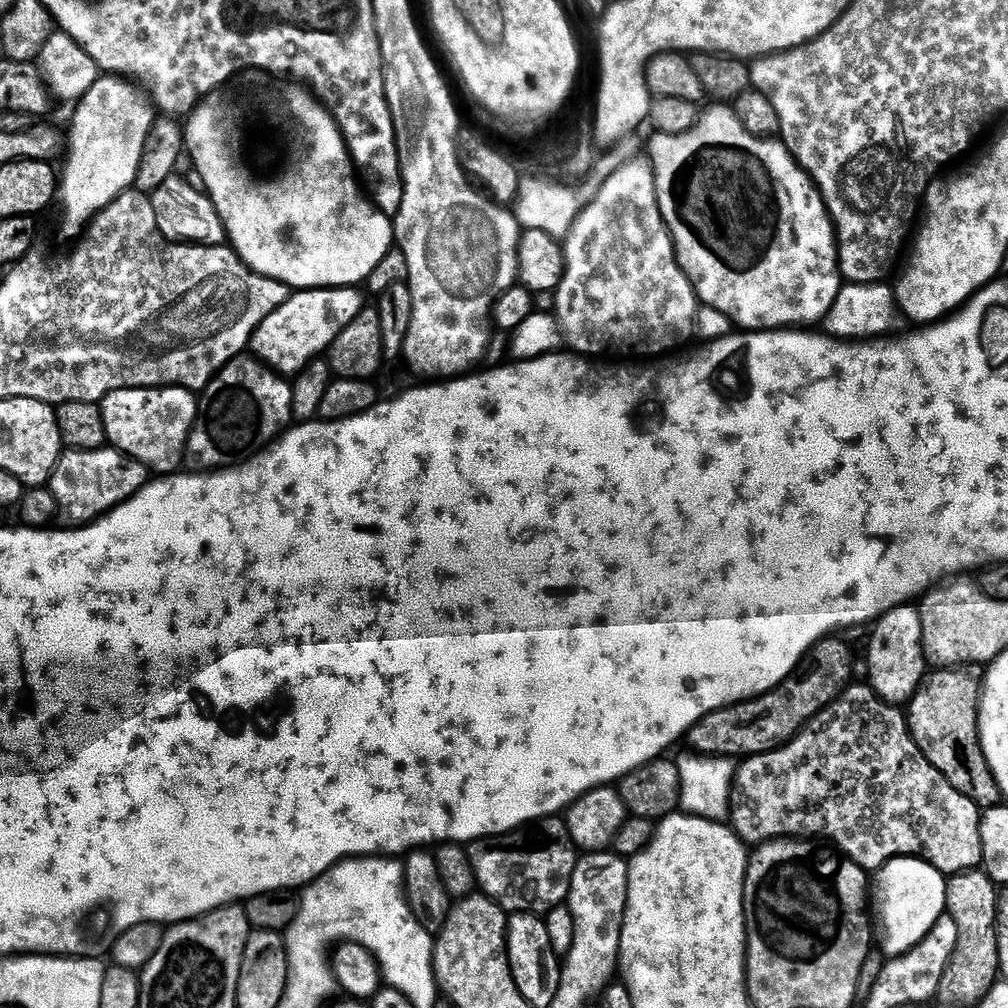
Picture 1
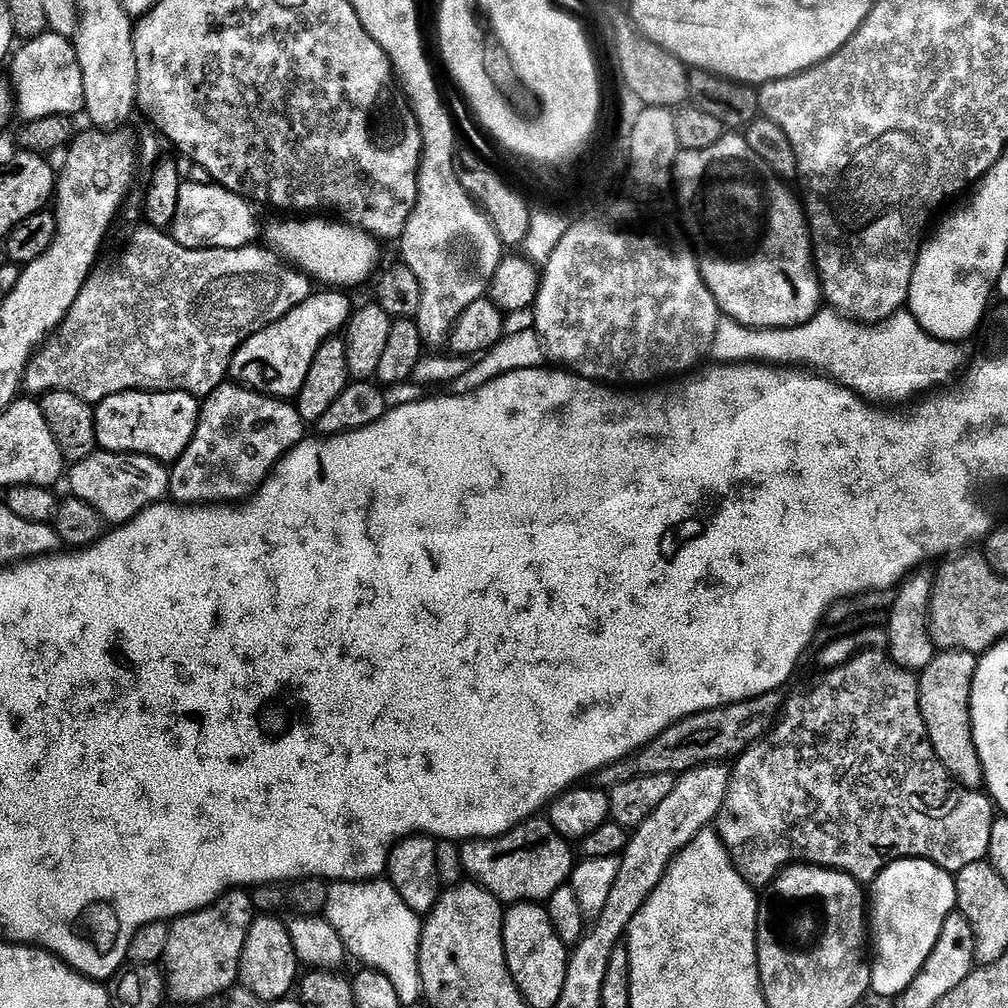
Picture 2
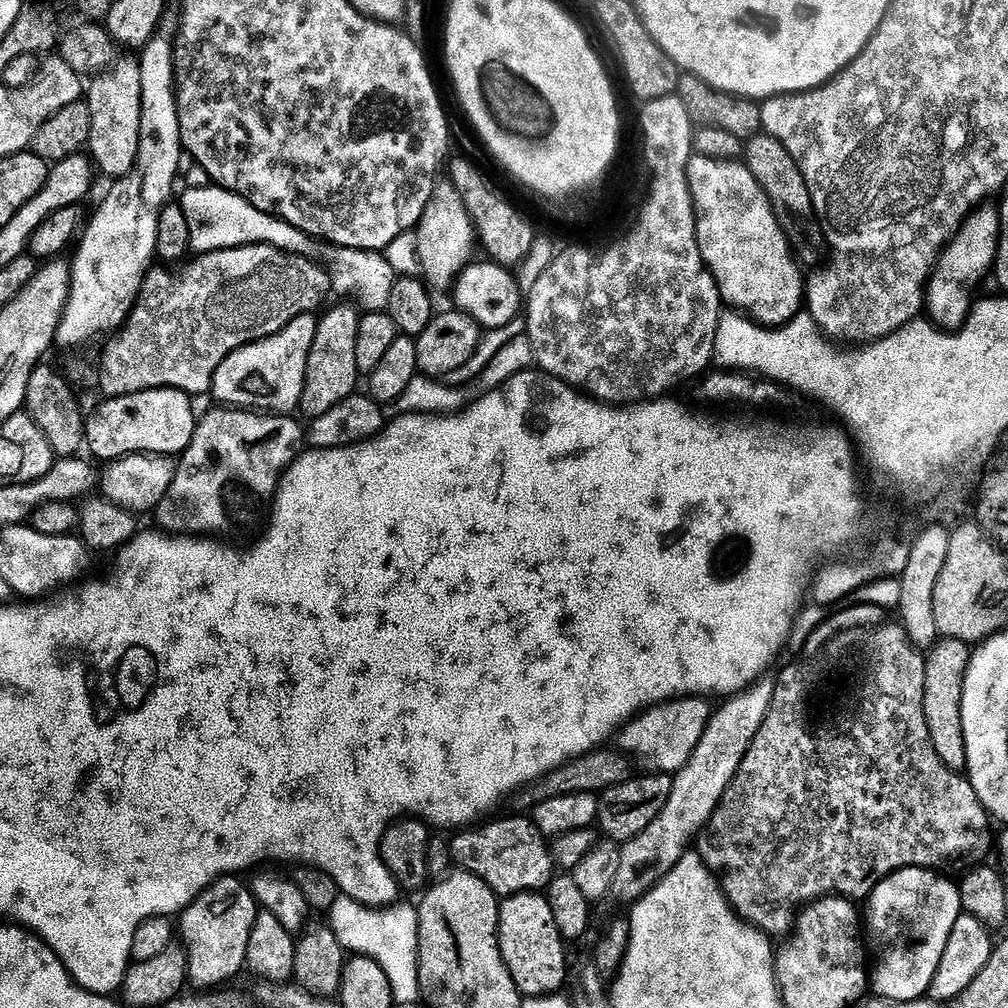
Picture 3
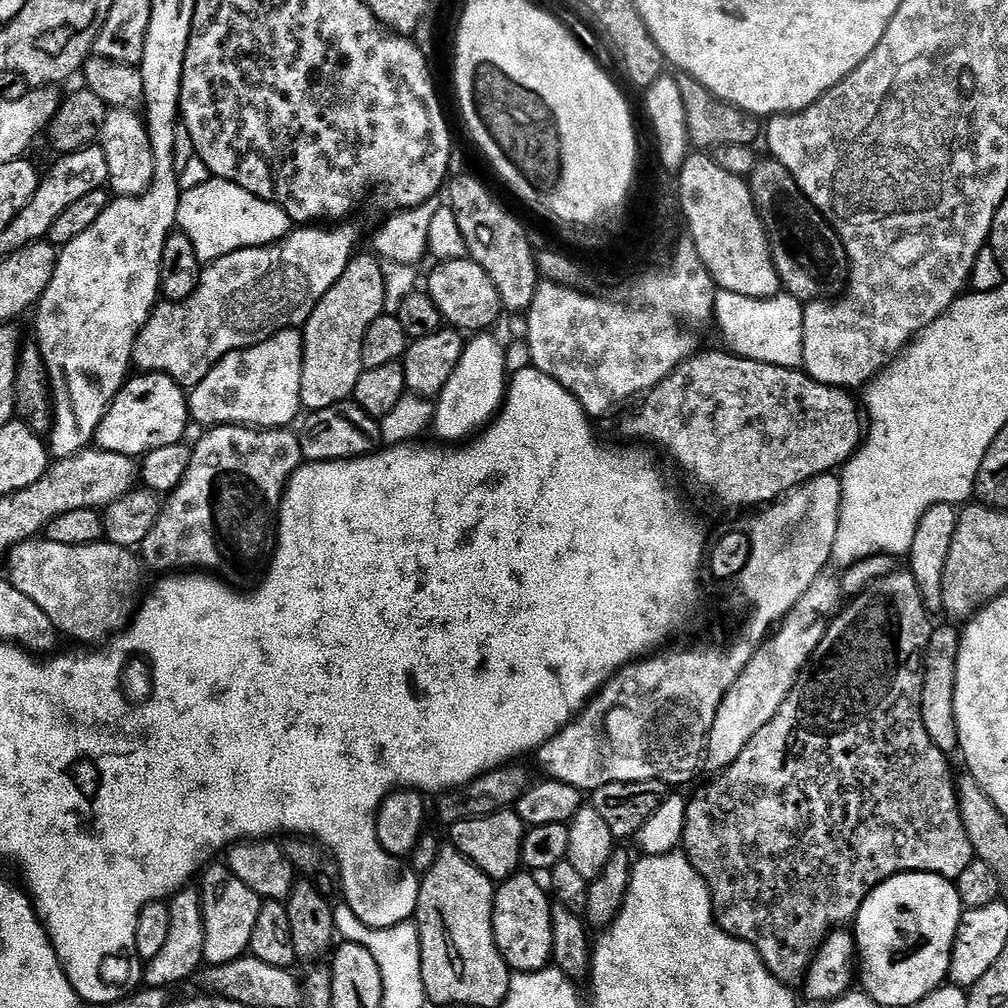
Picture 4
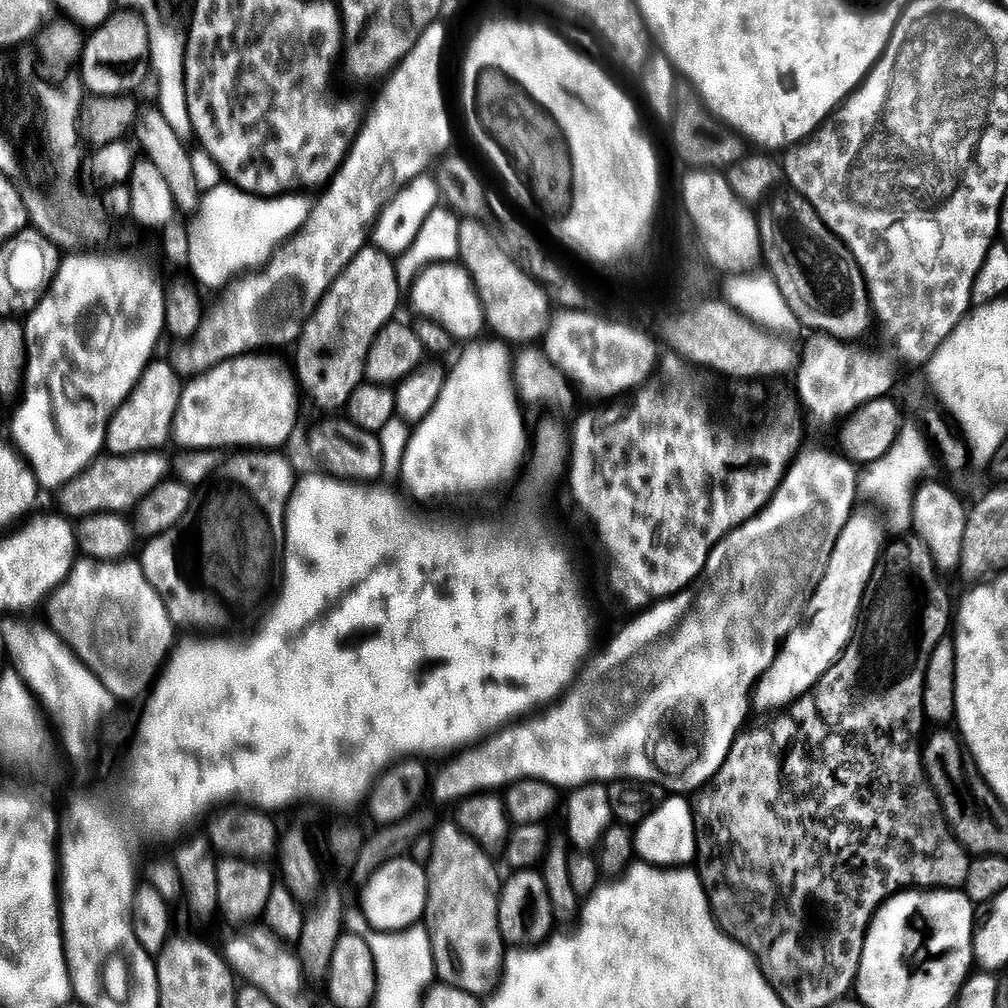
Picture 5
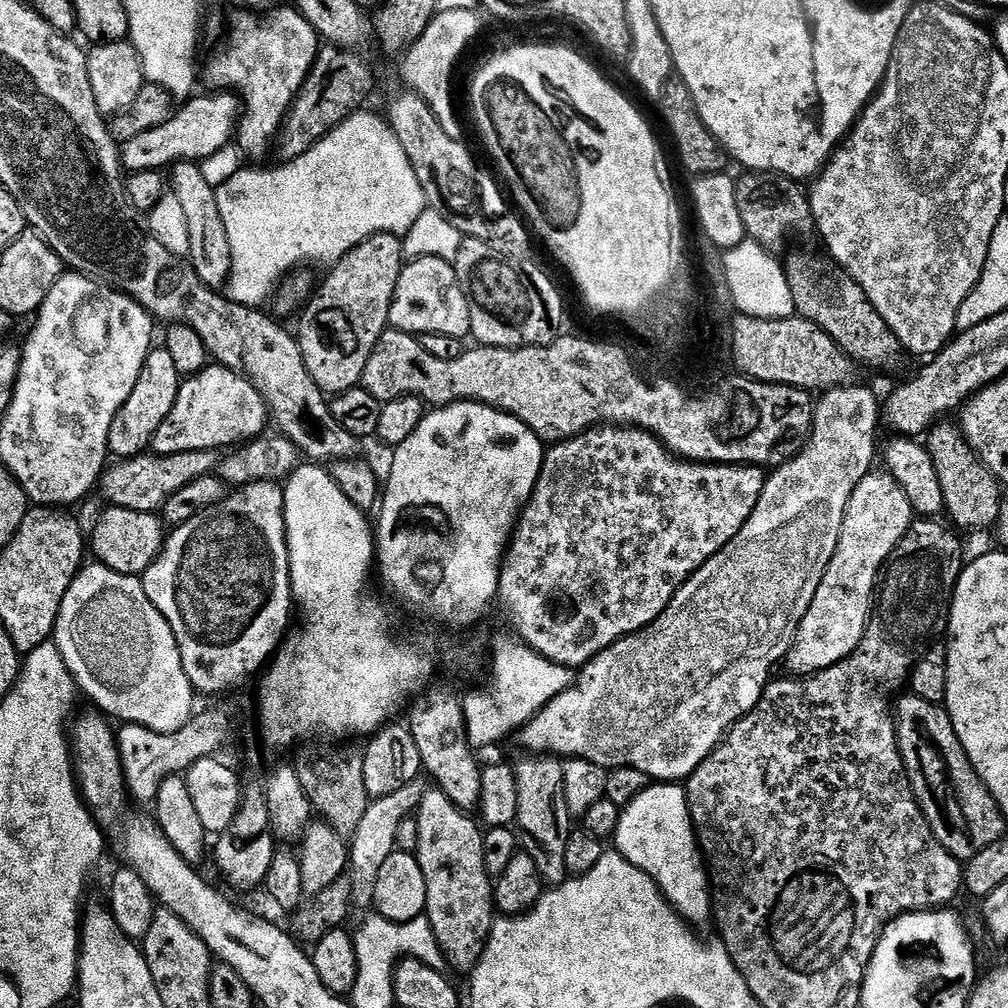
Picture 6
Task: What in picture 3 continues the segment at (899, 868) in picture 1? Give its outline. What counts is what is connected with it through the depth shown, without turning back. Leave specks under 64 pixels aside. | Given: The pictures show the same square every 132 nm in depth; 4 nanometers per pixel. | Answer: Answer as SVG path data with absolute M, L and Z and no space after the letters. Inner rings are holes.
M901 868L885 876L872 889L872 895L866 901L866 928L872 931L872 940L876 943L876 968L870 972L870 988L877 997L898 1002L919 1000L928 991L932 978L942 960L942 950L950 936L954 922L961 916L960 889L947 880L947 875L937 874L927 868Z

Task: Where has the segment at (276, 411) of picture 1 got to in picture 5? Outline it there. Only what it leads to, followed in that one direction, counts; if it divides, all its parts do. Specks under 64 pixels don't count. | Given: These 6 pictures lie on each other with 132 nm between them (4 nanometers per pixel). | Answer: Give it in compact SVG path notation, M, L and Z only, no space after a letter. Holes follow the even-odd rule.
M244 450L239 454L232 454L228 461L221 463L216 471L212 473L207 481L205 492L197 491L192 497L192 505L189 506L187 514L170 530L166 530L160 536L151 537L144 548L144 553L138 556L142 570L146 578L156 585L156 593L164 599L168 606L168 614L172 617L173 623L190 624L200 628L224 628L227 624L232 624L236 616L244 616L247 612L252 612L268 596L268 591L273 588L278 580L278 573L282 568L282 553L284 550L284 534L286 531L286 521L288 518L288 502L292 499L292 491L296 489L298 475L292 469L292 464L286 457L280 456L276 450Z

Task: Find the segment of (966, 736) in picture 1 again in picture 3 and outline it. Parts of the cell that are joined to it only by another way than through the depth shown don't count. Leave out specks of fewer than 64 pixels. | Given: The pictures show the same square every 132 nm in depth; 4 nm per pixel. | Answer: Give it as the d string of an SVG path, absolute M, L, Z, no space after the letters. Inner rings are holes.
M937 639L924 661L924 713L930 730L930 742L952 772L963 773L968 767L966 734L962 730L962 694L964 676L972 661L973 649L961 640Z

